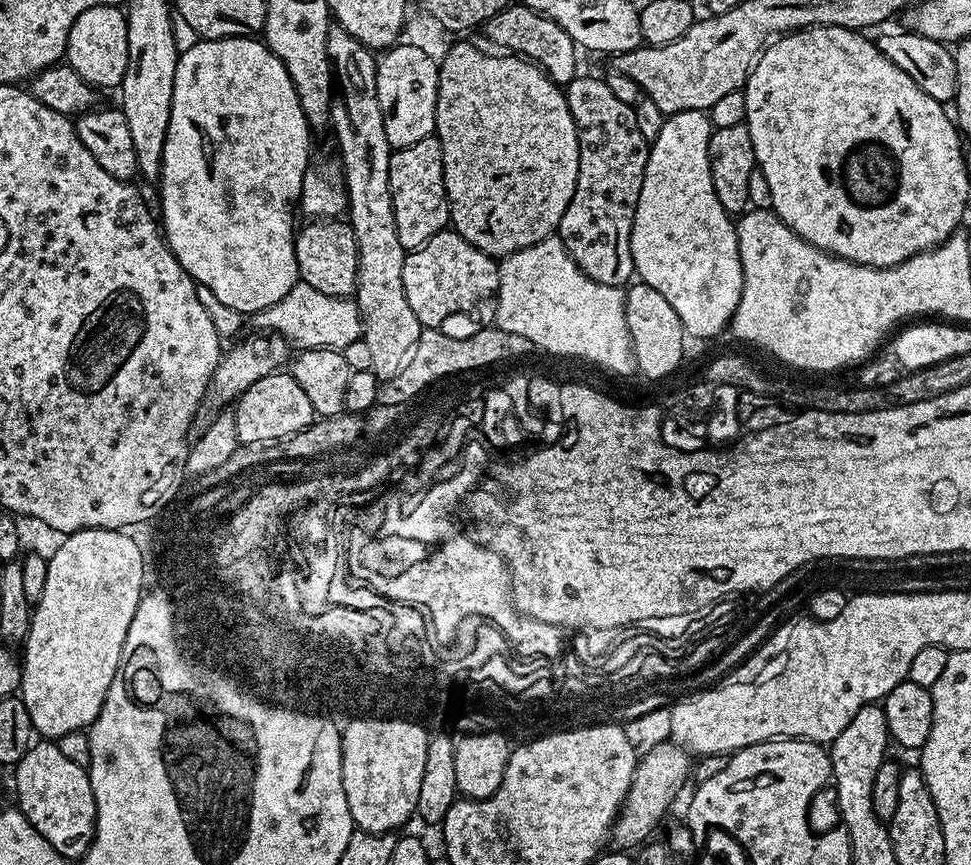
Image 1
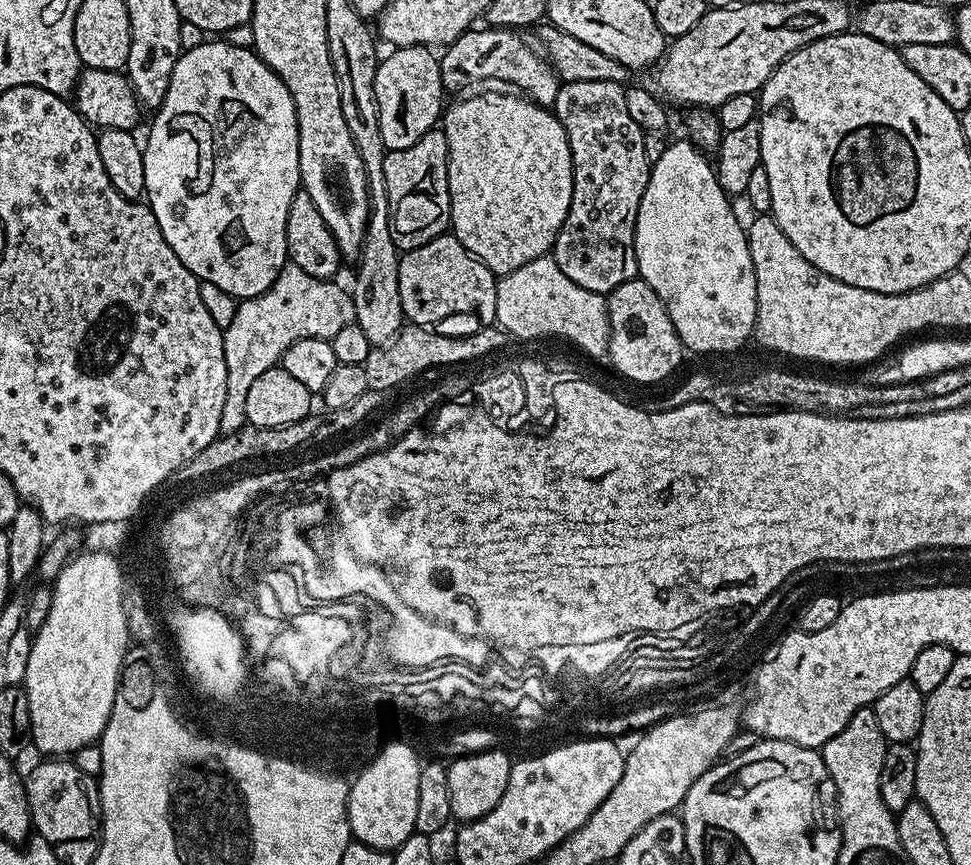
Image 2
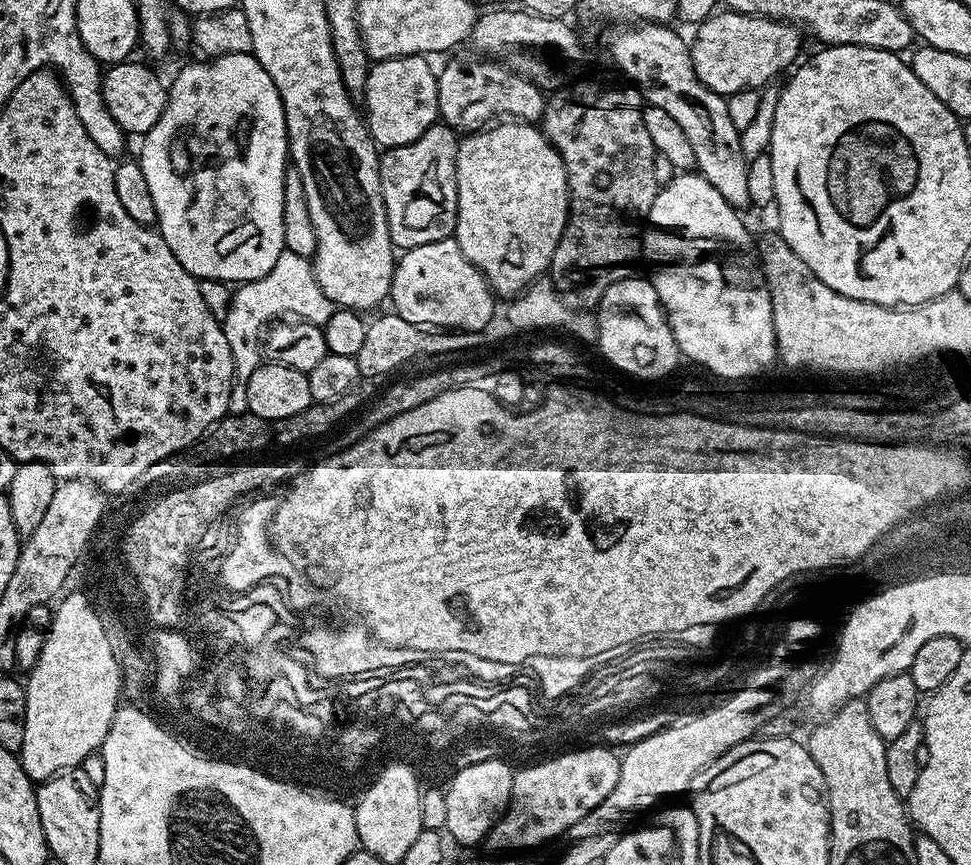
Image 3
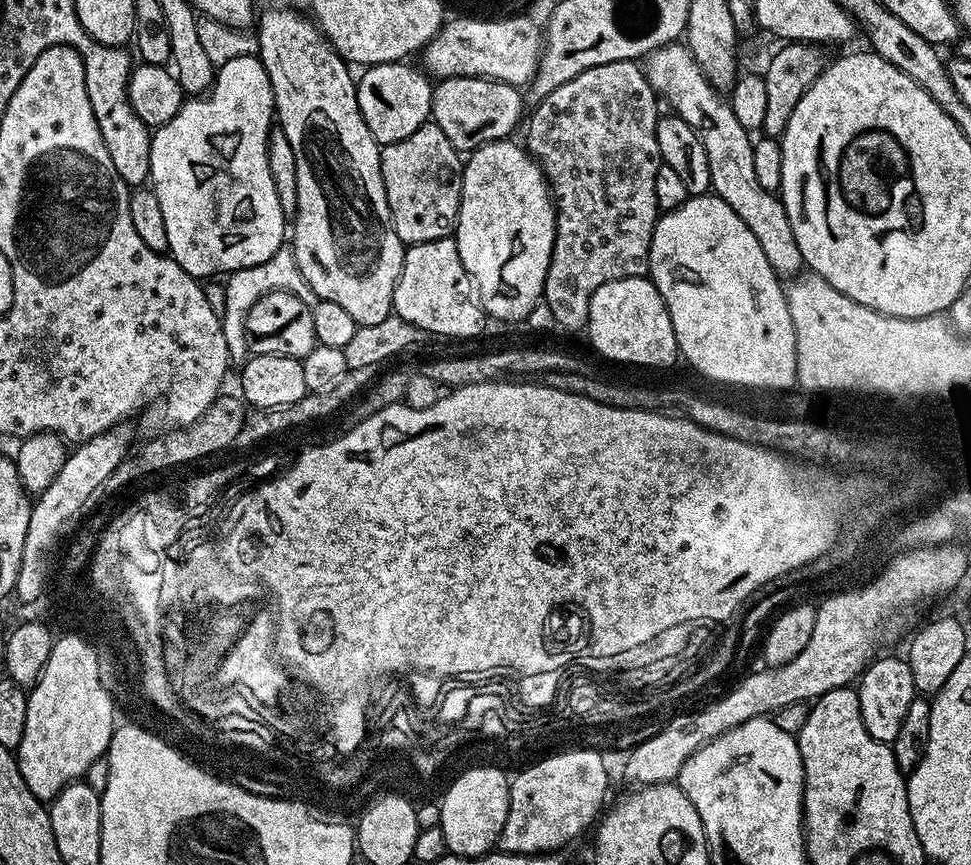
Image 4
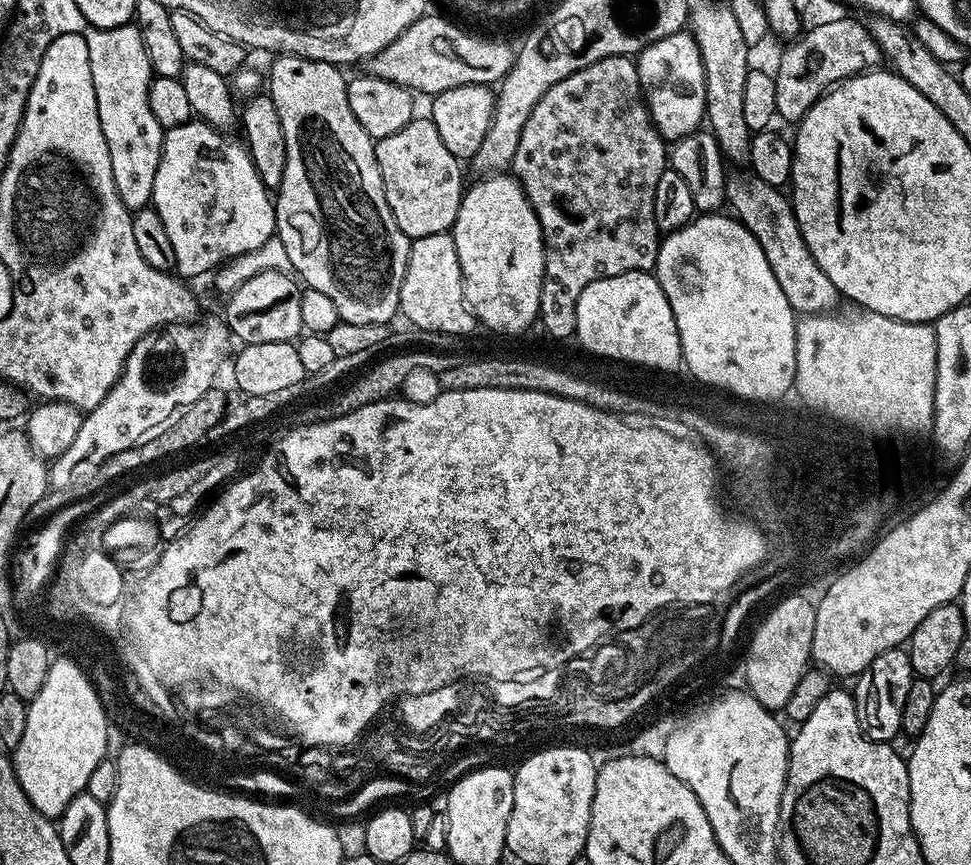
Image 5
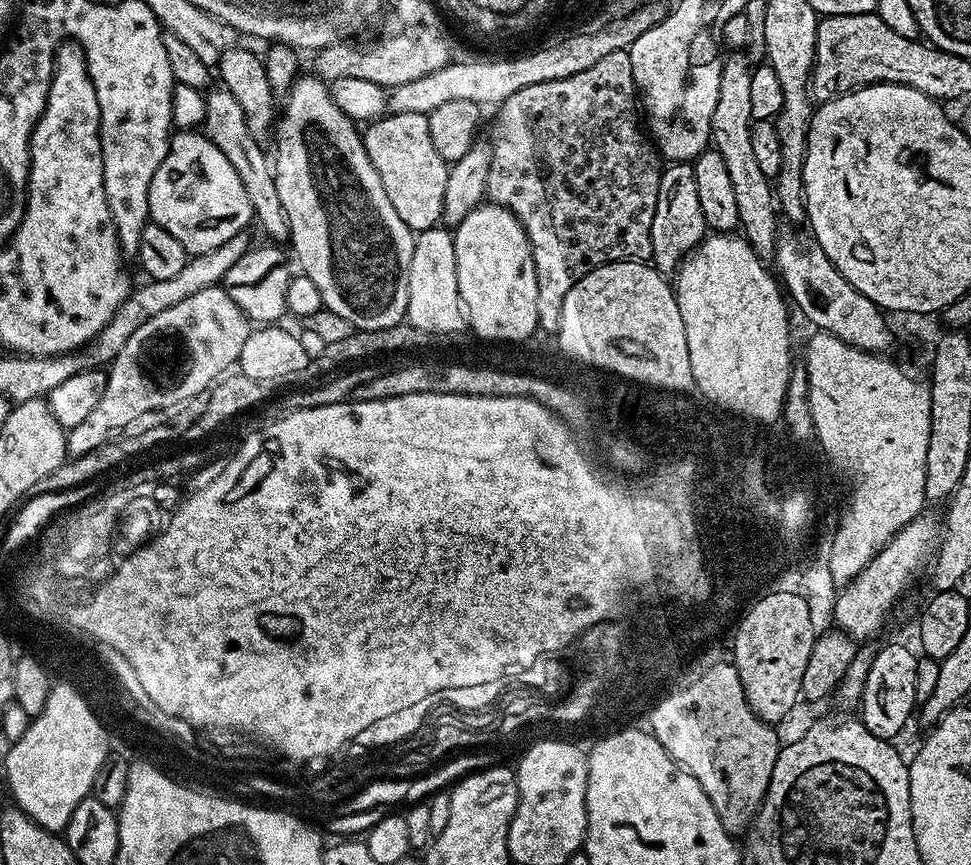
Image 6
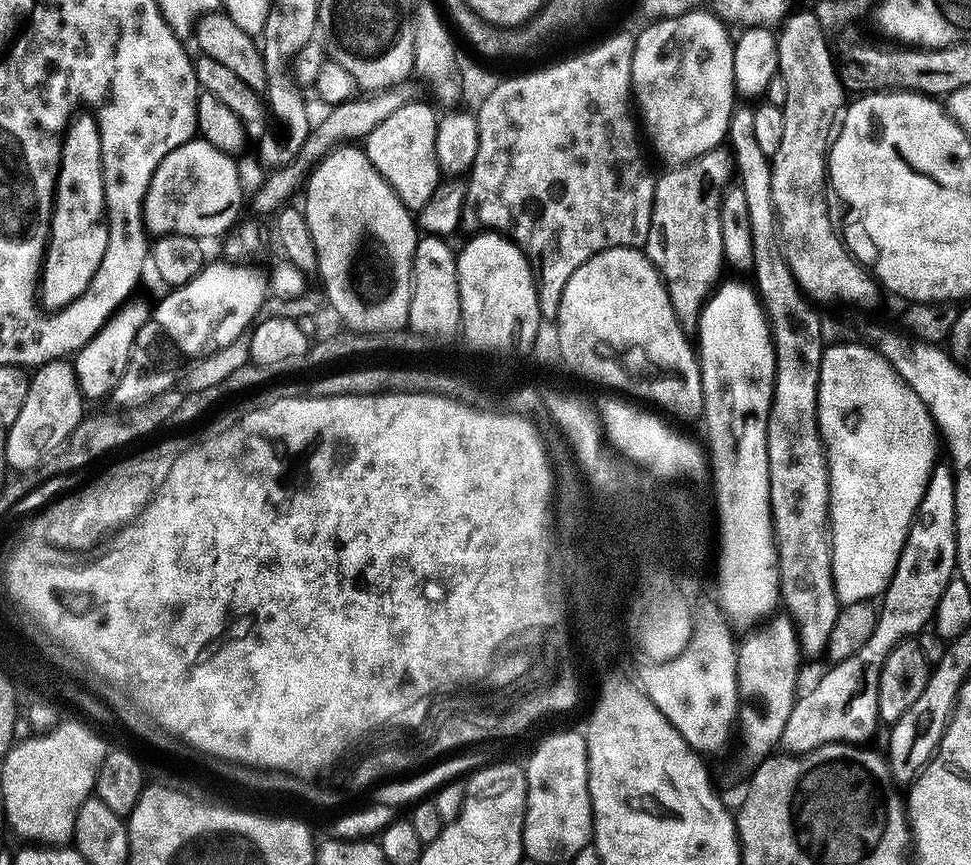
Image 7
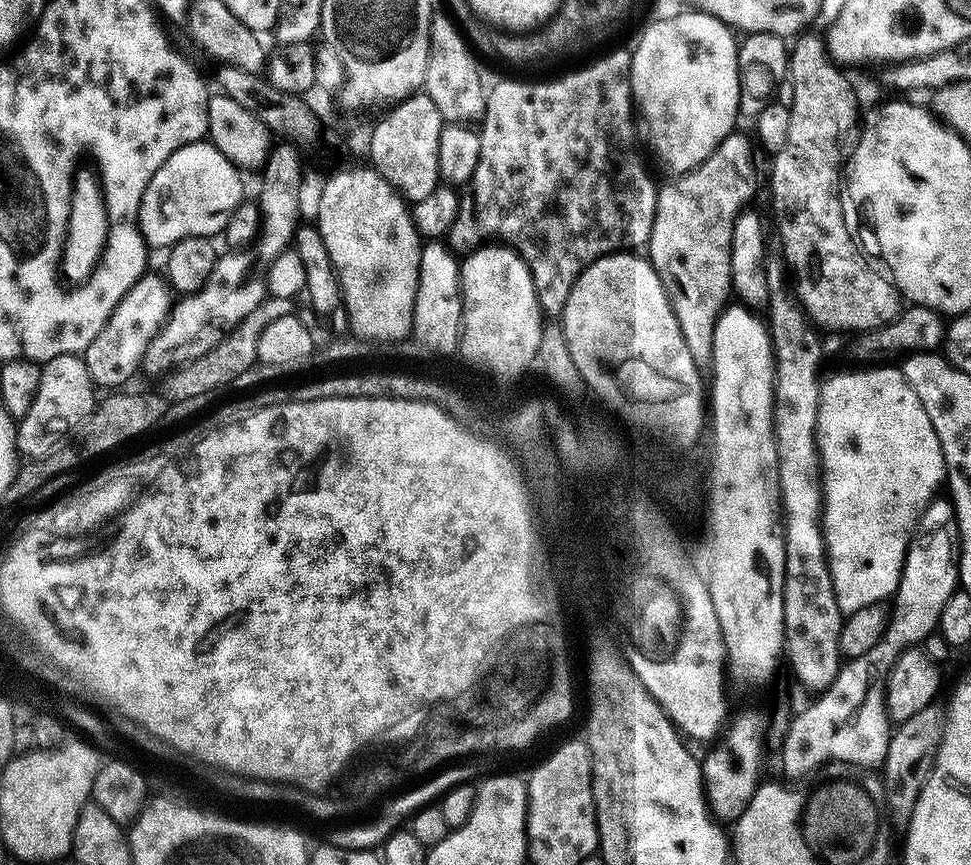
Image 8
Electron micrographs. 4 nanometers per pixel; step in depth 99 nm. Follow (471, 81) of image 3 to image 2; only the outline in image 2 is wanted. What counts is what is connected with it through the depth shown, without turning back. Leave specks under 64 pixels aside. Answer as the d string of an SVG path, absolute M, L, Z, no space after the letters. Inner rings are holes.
M491 26L473 27L462 33L452 44L443 49L440 61L440 77L445 89L464 88L471 80L505 80L516 90L523 90L543 108L551 109L558 98L561 79L555 68L543 55L532 52L532 48L523 40L523 35L512 30Z

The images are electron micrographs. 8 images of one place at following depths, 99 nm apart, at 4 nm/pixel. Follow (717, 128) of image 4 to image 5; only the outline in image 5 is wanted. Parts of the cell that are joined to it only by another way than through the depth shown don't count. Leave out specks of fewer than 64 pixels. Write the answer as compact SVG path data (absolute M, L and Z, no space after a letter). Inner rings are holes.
M745 174L729 179L727 203L730 208L732 204L735 219L758 238L758 246L762 246L762 254L766 254L766 262L770 262L770 270L774 270L774 278L778 278L778 286L782 286L782 294L786 294L792 311L804 316L831 313L838 301L836 287L826 278L826 270L814 262L814 254L810 254L802 238L791 199L781 189L766 186L758 177Z

